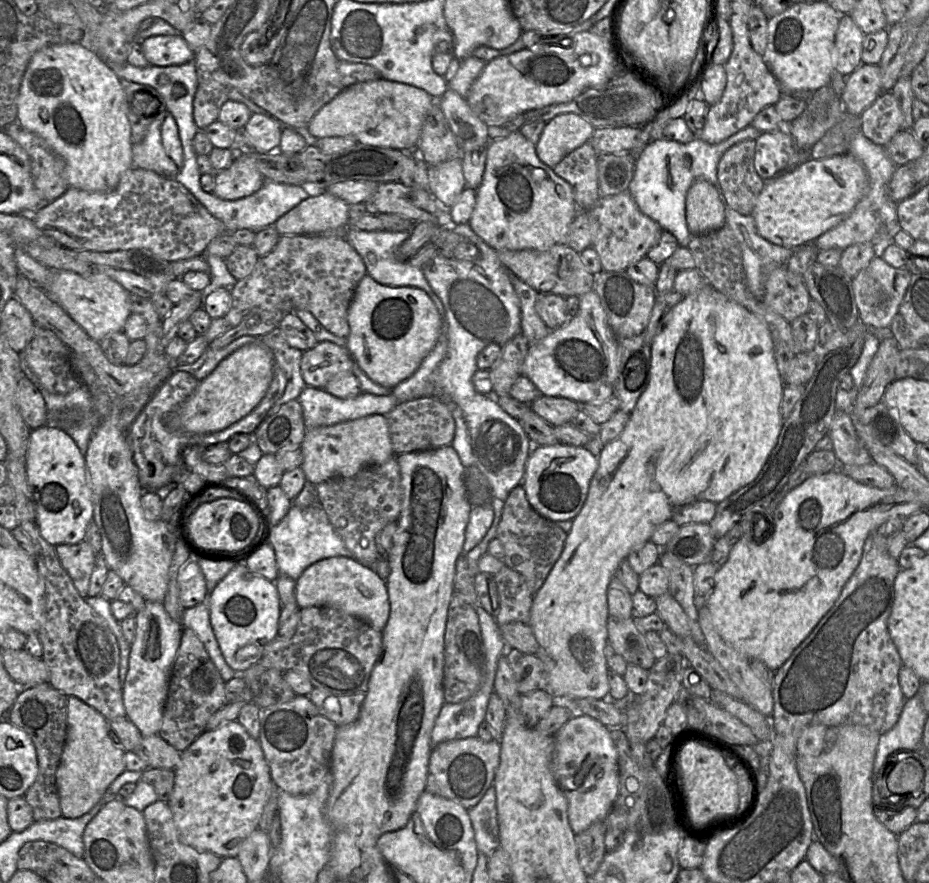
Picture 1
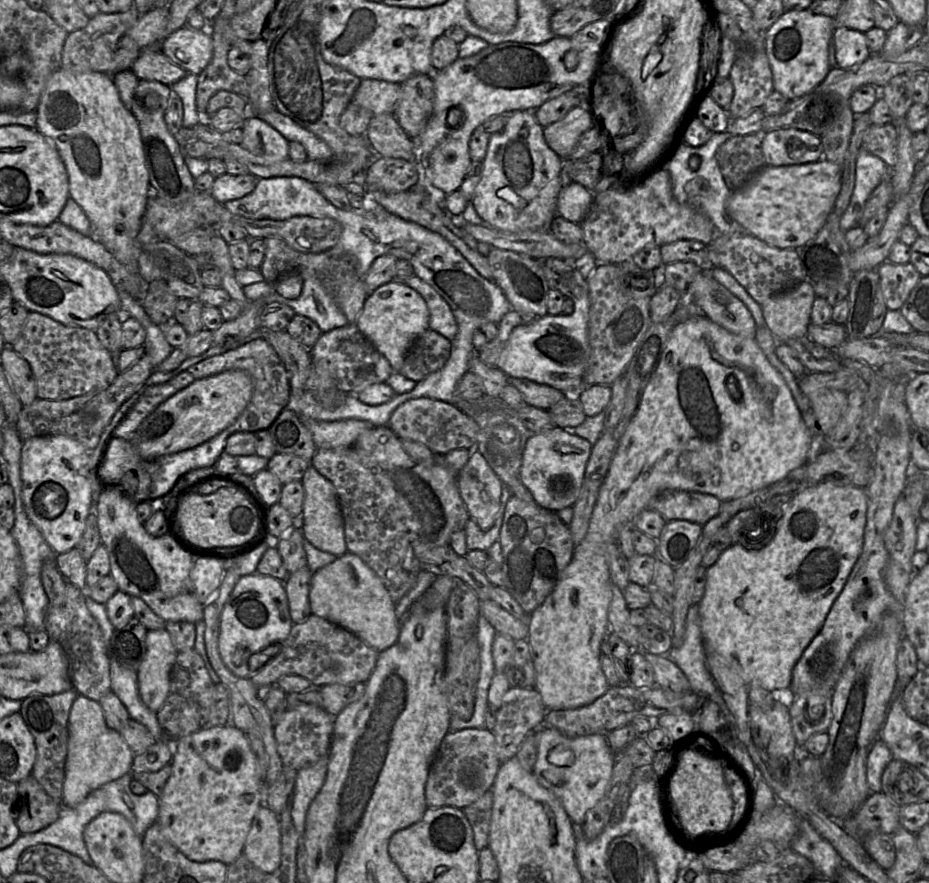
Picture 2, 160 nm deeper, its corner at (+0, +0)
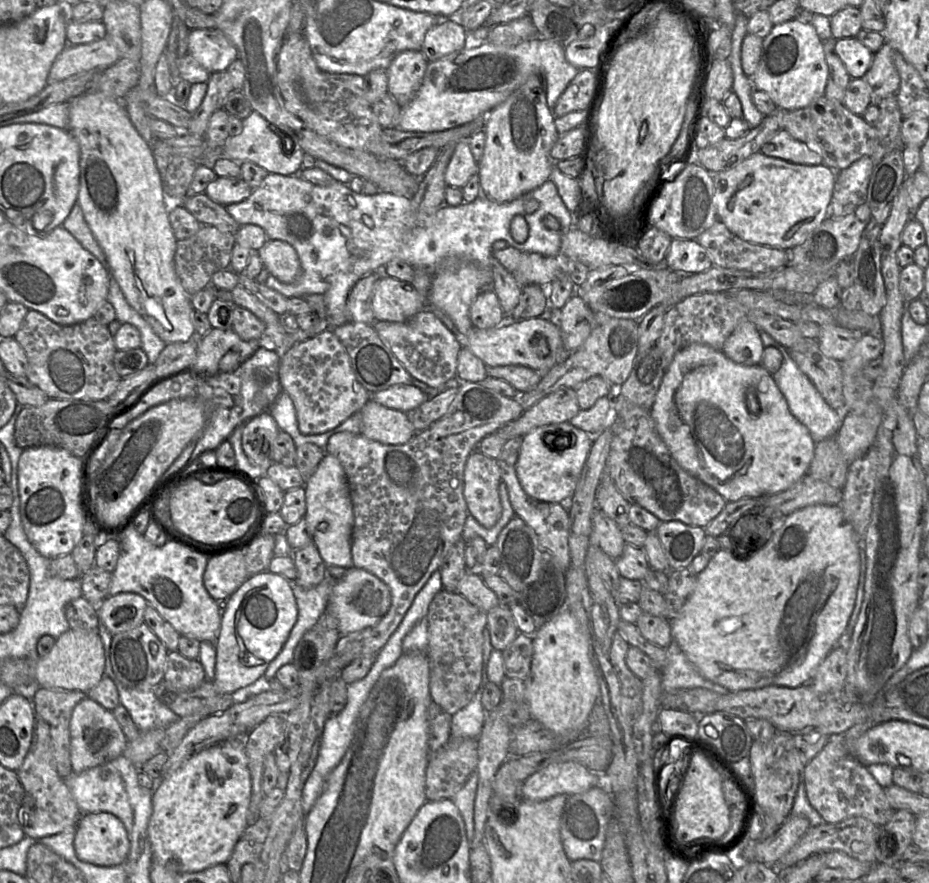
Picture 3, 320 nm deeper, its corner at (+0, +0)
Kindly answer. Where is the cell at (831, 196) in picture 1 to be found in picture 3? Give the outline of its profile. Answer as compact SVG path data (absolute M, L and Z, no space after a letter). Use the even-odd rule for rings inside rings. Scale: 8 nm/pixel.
M761 151L739 164L713 174L713 202L718 219L744 241L790 251L802 244L824 221L830 211L837 172L825 164L804 165L769 157Z

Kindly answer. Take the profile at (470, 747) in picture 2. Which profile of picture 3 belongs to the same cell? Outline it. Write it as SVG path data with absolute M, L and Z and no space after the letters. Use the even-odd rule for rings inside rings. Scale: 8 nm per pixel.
M452 737L447 744L429 760L426 770L425 792L428 801L452 799L464 786L470 774L476 770L478 764L478 741L473 739L455 739Z

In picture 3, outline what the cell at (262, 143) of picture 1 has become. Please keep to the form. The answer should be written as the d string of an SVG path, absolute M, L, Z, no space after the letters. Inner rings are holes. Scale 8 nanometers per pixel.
M253 111L246 119L242 120L243 129L237 136L230 136L223 146L223 158L238 163L253 162L264 168L268 174L298 175L303 169L302 161L305 152L298 141L292 142L292 151L285 152L285 134L279 128L268 123L259 113Z

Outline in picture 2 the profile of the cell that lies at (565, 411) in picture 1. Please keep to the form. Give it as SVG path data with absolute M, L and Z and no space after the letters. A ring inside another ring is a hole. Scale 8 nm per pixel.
M508 377L508 383L521 392L528 405L543 410L549 410L551 406L566 396L563 392L551 386L539 384L524 378Z

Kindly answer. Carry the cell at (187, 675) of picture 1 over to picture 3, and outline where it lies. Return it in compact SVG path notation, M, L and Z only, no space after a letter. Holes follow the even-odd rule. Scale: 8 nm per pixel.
M169 651L164 681L180 691L188 691L205 681L205 671L199 660L188 659L178 651Z

